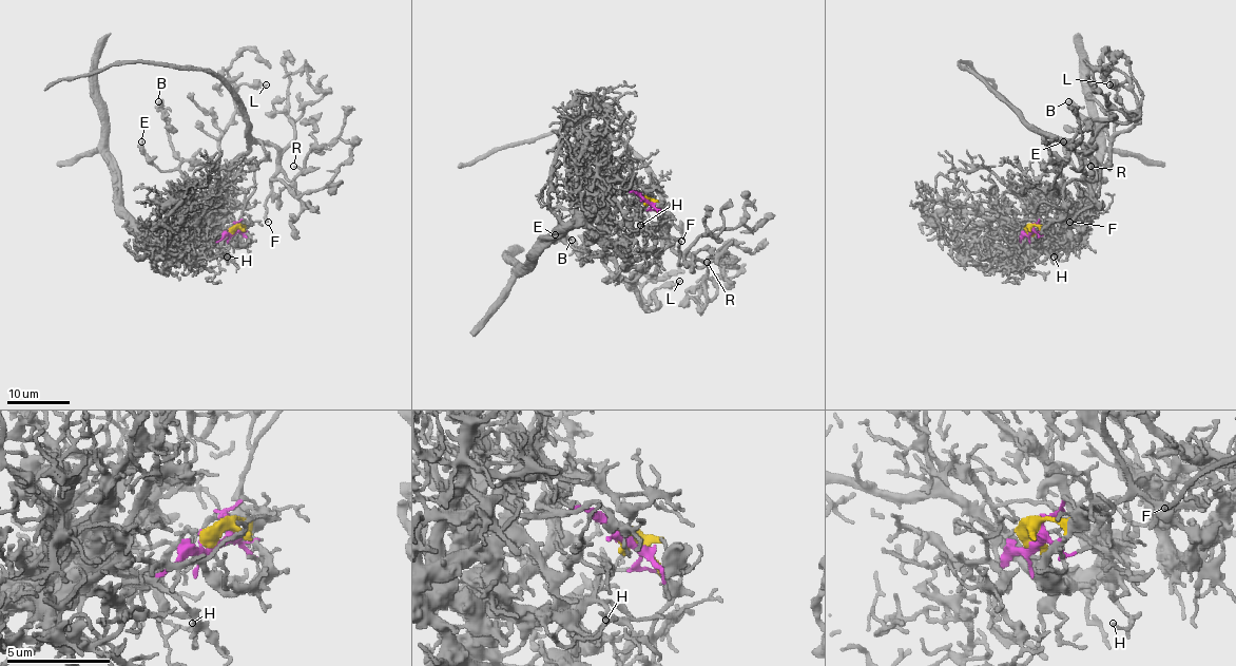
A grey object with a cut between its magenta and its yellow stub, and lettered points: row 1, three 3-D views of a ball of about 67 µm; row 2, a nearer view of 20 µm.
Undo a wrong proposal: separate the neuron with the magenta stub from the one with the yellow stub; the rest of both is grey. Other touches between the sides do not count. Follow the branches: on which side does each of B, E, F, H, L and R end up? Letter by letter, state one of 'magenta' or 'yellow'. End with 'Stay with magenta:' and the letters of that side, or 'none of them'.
B: yellow
E: yellow
F: yellow
H: magenta
L: yellow
R: yellow
Stay with magenta: H

